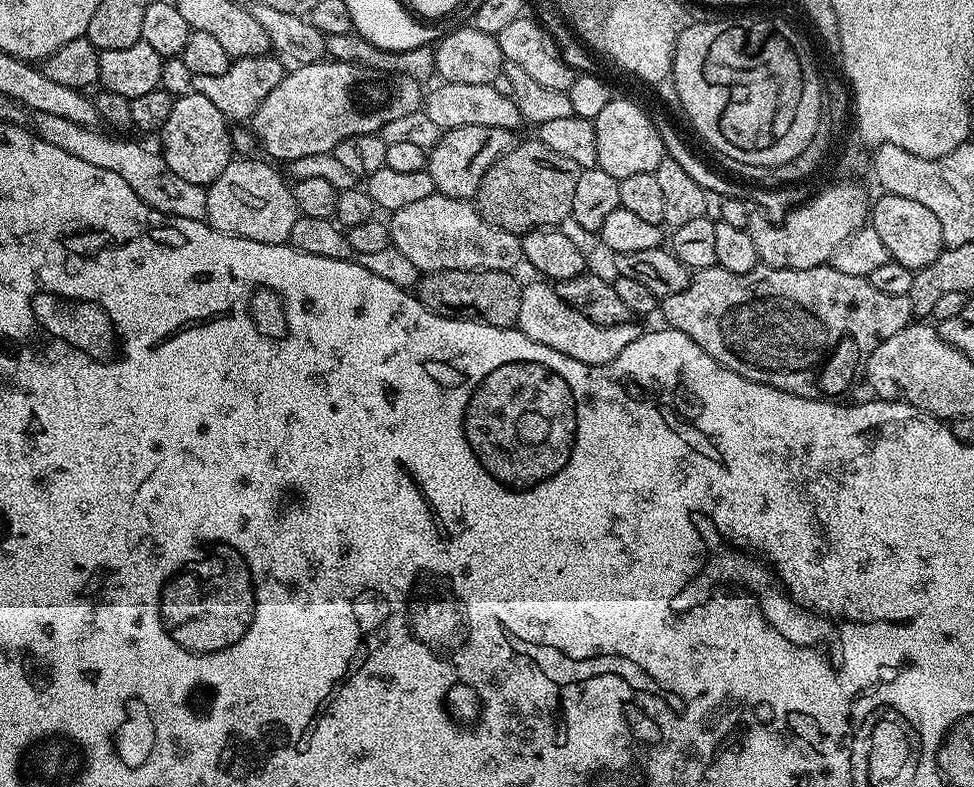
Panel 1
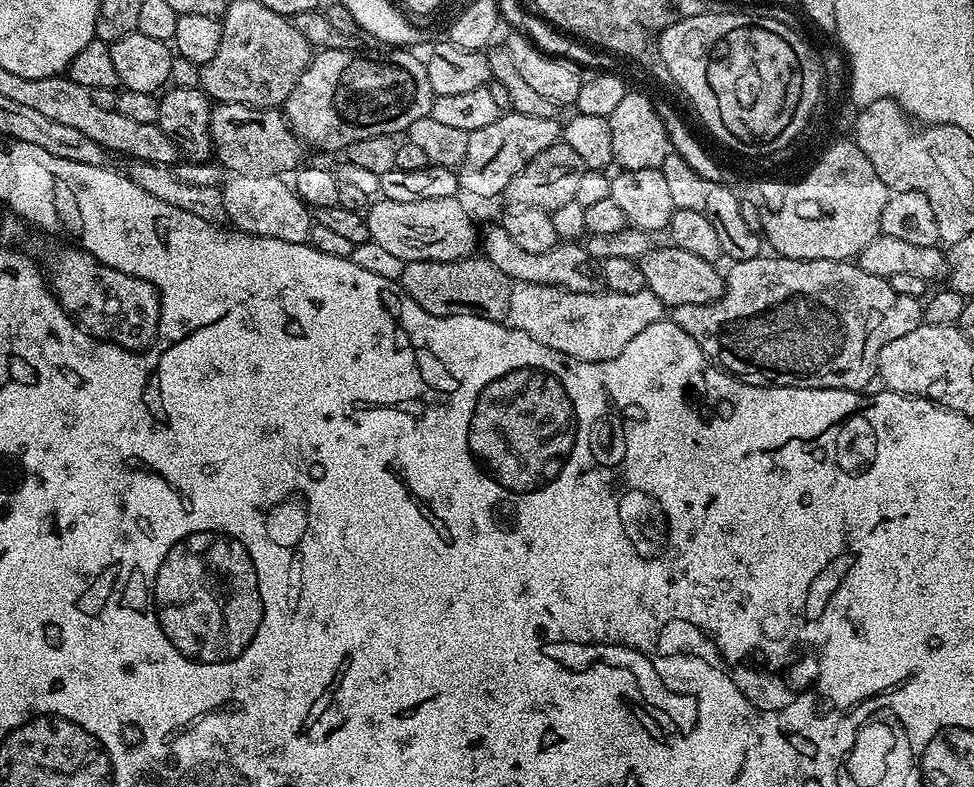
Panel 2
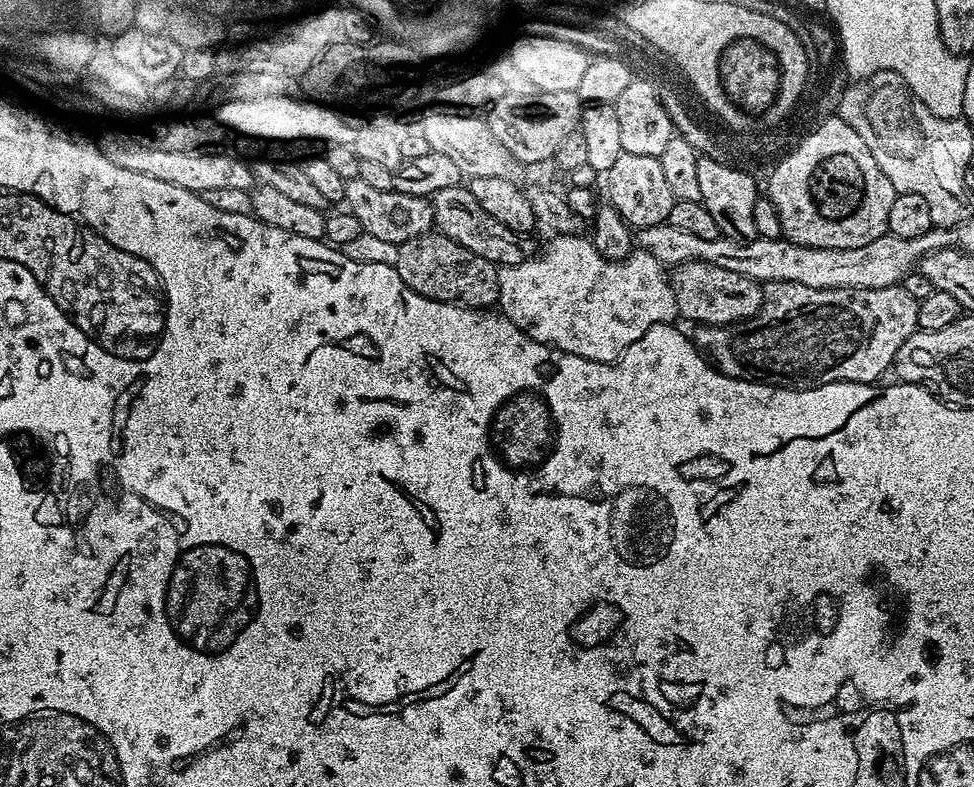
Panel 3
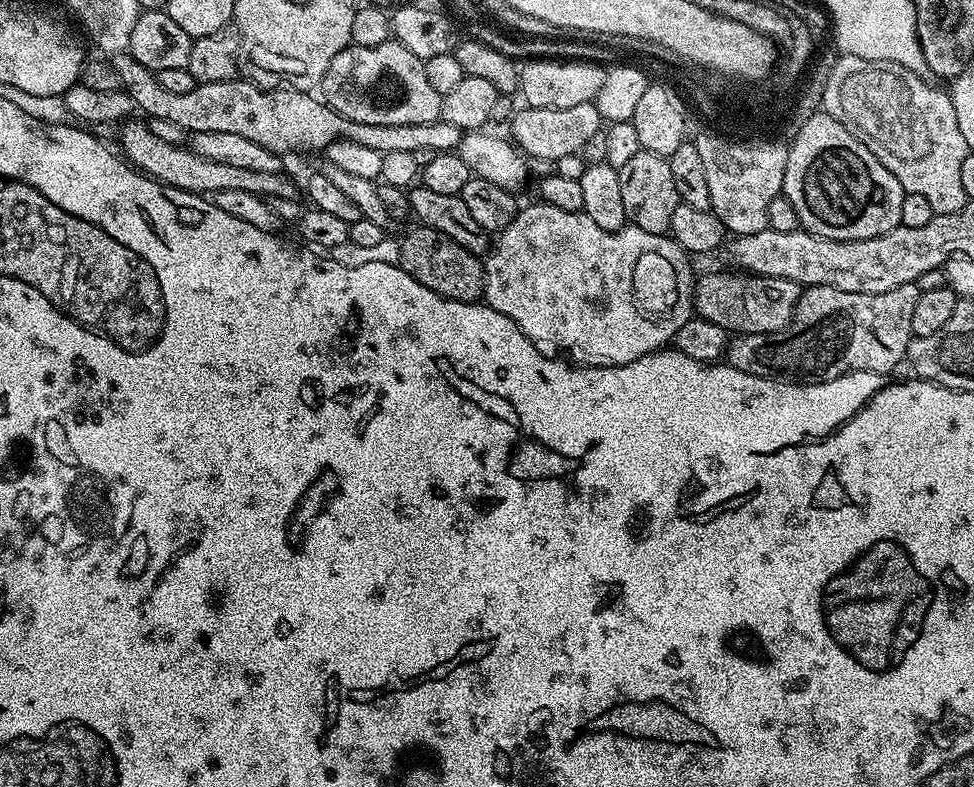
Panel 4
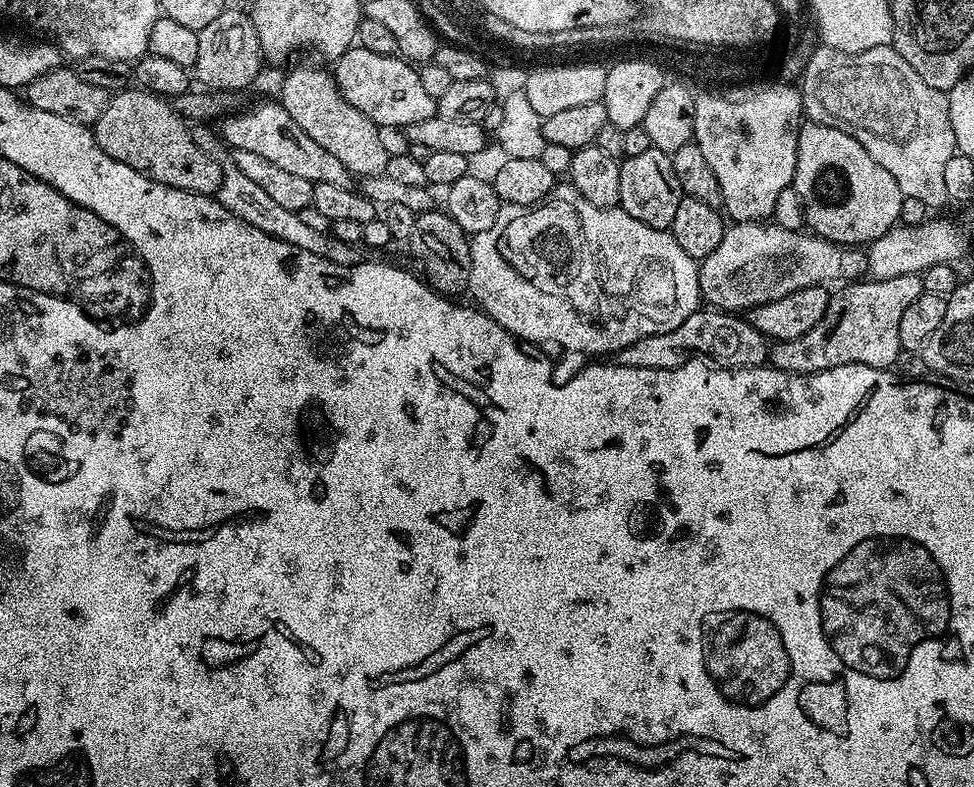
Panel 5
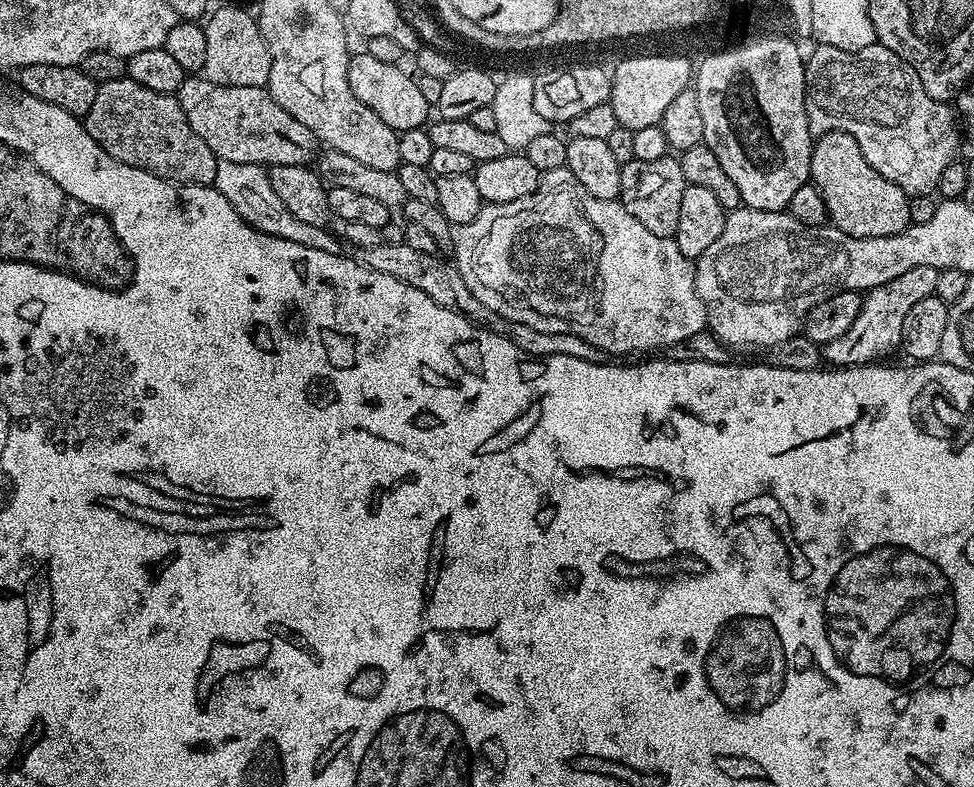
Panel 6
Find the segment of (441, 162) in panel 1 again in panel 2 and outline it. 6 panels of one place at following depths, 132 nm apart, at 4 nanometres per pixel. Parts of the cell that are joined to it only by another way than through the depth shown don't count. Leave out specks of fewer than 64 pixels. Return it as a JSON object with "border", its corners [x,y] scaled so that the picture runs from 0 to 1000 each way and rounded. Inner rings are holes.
{"border":[[[518,141],[511,155],[495,160],[495,165],[480,169],[478,196],[470,211],[472,238],[485,249],[494,249],[501,254],[521,240],[527,229],[556,191],[573,182],[577,173],[577,158],[574,151],[547,150],[545,145],[532,145]]]}

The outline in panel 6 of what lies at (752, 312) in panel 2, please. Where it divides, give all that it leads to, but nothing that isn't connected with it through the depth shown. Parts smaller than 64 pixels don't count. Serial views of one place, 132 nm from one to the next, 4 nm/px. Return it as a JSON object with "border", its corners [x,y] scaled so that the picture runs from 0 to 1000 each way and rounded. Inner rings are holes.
{"border":[[[938,338],[938,343],[930,343],[930,348],[922,348],[922,353],[914,353],[914,358],[906,363],[891,367],[886,372],[887,388],[881,394],[881,404],[877,404],[877,414],[873,414],[864,429],[845,438],[845,456],[854,465],[891,465],[921,446],[926,429],[926,408],[938,384],[961,375],[964,347],[963,341]]]}

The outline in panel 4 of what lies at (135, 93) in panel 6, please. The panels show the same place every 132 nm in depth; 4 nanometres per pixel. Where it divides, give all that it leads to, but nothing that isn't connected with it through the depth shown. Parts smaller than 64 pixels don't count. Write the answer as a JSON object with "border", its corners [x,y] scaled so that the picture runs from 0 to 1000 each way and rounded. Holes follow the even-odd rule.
{"border":[[[140,150],[132,151],[123,165],[122,192],[129,199],[130,207],[165,234],[174,234],[177,239],[186,239],[189,244],[202,247],[248,241],[272,252],[284,249],[287,254],[296,254],[300,249],[300,234],[287,219],[268,221],[266,216],[248,216],[244,211],[231,211],[229,206],[216,206],[216,201],[199,196],[196,187],[162,175],[162,170],[152,164],[151,156],[143,158]]]}

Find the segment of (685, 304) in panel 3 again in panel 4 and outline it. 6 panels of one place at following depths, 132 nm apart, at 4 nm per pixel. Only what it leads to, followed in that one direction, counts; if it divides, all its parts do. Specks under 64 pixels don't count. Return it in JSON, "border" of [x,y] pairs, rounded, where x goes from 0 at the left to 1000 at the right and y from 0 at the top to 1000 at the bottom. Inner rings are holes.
{"border":[[[760,343],[752,346],[727,346],[716,355],[713,361],[713,396],[725,409],[733,409],[733,414],[741,414],[748,424],[786,424],[803,419],[813,407],[815,394],[821,382],[823,362],[811,353],[795,353],[794,351],[774,351]]]}

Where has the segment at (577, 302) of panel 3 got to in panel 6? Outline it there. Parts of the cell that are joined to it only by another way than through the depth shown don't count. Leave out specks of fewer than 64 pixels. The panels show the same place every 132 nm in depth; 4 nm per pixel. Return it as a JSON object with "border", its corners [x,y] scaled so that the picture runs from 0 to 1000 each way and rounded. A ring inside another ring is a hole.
{"border":[[[581,211],[568,219],[557,220],[554,225],[554,234],[548,241],[548,247],[540,247],[540,252],[532,252],[532,257],[497,259],[491,273],[484,282],[471,286],[470,294],[466,300],[467,320],[466,334],[469,343],[473,346],[474,355],[478,358],[478,363],[483,366],[483,371],[496,388],[510,395],[511,399],[515,399],[517,404],[527,405],[528,409],[536,409],[537,413],[546,414],[550,419],[593,424],[593,429],[602,429],[602,435],[606,435],[610,441],[617,442],[619,447],[623,447],[632,455],[645,455],[641,452],[647,451],[648,447],[665,447],[661,450],[669,450],[672,449],[669,447],[672,442],[688,445],[693,437],[704,435],[708,429],[713,429],[713,424],[724,421],[727,409],[725,389],[721,389],[721,379],[717,379],[715,343],[711,332],[705,330],[700,323],[700,318],[696,318],[693,304],[688,300],[667,297],[667,292],[663,292],[663,287],[659,287],[659,282],[655,282],[655,277],[651,277],[651,272],[647,272],[639,263],[636,253],[619,254],[618,252],[610,252],[610,247],[605,247],[602,243],[602,236],[598,236],[598,231],[593,231],[593,226],[589,226],[587,217]],[[600,290],[602,290],[602,313],[606,313],[608,320],[614,315],[614,290],[616,290],[616,295],[620,300],[620,325],[618,325],[620,386],[618,386],[618,396],[616,399],[602,399],[602,402],[598,402],[598,396],[589,396],[589,358],[587,358],[589,313],[593,315],[593,305],[598,302]]]}

